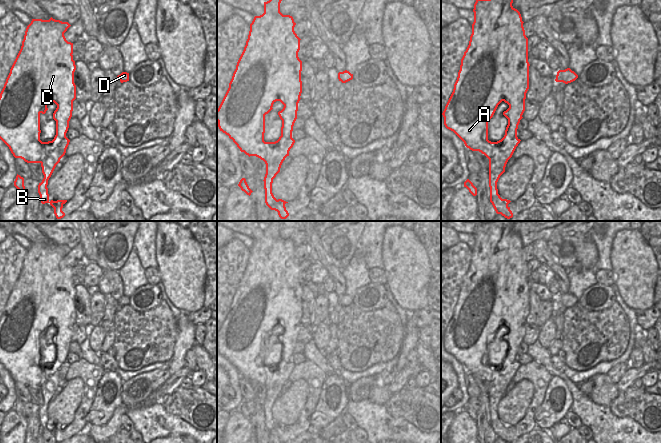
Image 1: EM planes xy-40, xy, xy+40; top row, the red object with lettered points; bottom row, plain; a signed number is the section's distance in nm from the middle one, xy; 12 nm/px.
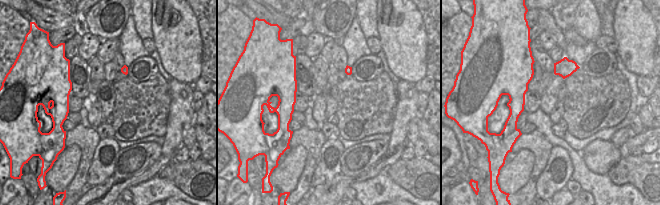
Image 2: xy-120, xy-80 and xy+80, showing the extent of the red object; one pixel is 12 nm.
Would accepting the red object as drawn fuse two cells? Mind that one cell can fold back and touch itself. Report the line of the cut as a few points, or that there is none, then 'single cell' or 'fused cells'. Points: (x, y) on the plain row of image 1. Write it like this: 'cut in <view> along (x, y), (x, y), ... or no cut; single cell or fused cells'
cut in xy-40 along (66, 361), (57, 365), (40, 386); fused cells

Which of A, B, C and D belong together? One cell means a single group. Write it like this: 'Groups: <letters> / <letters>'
Groups: A C D / B.

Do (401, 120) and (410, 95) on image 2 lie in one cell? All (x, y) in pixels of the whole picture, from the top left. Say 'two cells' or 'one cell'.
one cell

